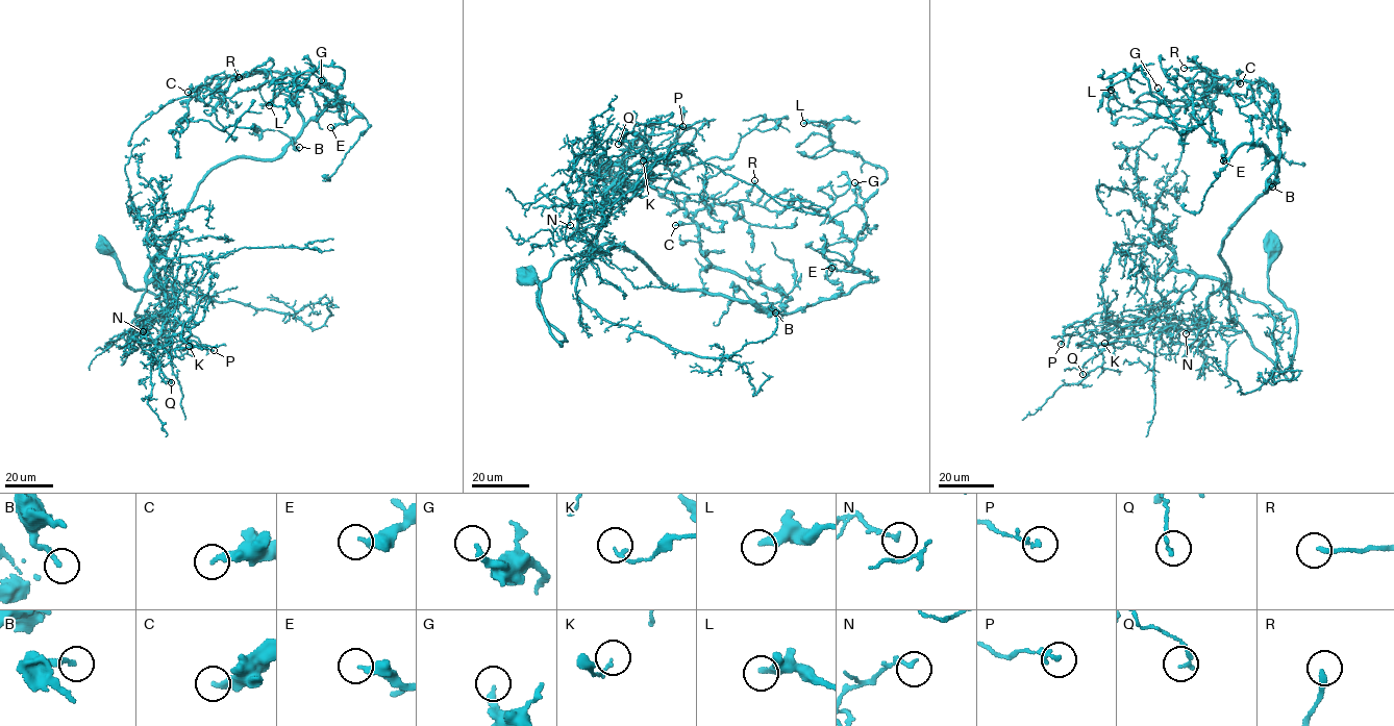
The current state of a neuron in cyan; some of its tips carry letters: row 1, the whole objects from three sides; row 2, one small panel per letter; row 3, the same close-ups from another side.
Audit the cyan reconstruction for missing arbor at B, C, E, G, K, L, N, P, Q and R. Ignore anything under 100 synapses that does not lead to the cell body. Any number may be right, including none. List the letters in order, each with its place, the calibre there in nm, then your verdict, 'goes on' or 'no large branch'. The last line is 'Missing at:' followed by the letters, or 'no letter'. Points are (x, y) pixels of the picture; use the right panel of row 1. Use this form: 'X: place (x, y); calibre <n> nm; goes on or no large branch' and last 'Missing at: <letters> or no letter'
B: place (1272, 186); calibre 200 nm; no large branch
C: place (1240, 83); calibre 280 nm; no large branch
E: place (1223, 160); calibre 320 nm; goes on
G: place (1158, 88); calibre 240 nm; no large branch
K: place (1104, 343); calibre 120 nm; no large branch
L: place (1111, 90); calibre 260 nm; no large branch
N: place (1186, 333); calibre 180 nm; no large branch
P: place (1061, 344); calibre 140 nm; no large branch
Q: place (1083, 374); calibre 150 nm; no large branch
R: place (1184, 68); calibre 200 nm; no large branch
Missing at: E

